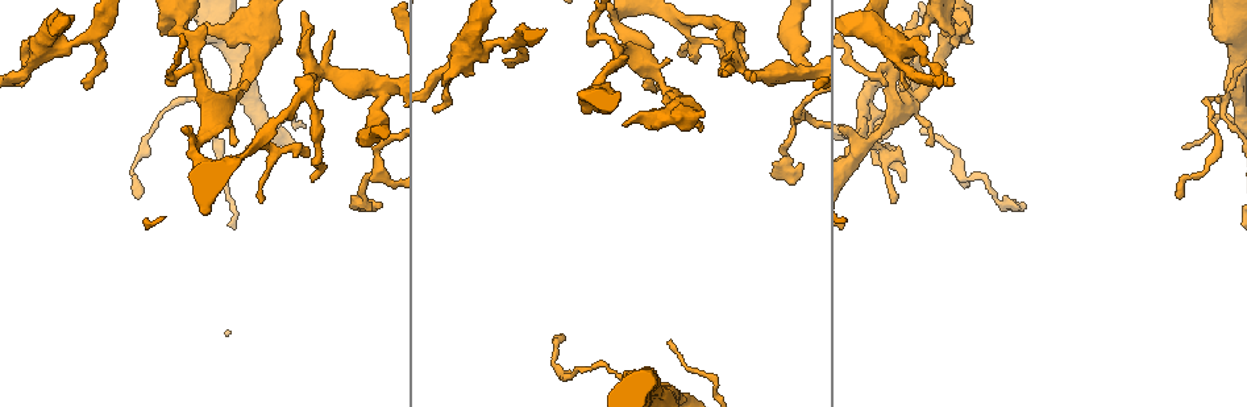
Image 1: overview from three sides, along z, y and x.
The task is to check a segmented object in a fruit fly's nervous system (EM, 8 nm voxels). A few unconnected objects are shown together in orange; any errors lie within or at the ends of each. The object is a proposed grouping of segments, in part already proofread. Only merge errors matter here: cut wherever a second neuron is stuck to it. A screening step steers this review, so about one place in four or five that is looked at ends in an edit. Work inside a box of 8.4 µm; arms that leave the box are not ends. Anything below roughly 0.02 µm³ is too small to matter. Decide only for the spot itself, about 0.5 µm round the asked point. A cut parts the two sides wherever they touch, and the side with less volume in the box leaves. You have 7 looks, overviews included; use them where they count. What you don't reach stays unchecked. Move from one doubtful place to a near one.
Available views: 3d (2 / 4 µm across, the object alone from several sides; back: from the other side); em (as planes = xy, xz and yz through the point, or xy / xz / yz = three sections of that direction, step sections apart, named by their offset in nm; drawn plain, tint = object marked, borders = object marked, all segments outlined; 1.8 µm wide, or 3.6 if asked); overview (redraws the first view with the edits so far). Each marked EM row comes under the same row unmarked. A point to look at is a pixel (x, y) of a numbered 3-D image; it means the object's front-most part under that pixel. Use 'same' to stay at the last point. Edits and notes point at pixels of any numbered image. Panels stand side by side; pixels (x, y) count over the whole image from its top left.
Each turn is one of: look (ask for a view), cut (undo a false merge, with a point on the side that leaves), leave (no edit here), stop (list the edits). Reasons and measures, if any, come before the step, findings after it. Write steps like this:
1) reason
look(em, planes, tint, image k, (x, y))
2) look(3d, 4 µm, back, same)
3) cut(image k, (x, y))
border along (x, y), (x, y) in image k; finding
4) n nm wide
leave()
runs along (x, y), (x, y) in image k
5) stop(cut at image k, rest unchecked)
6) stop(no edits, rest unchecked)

three-way junction
look(em, yz, step 4, tint, image 1, (672, 18))

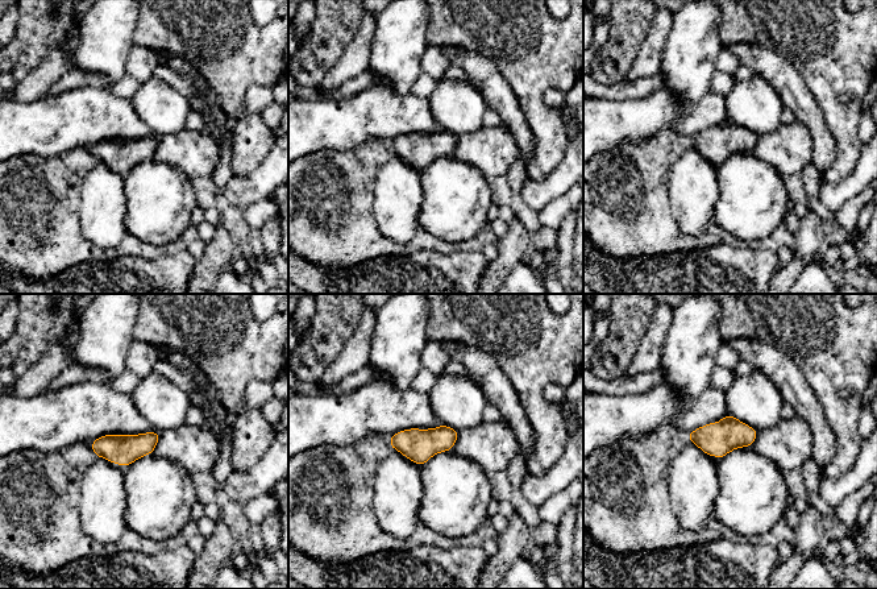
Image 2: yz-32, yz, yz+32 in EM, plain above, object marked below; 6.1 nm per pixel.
leave()
one neuron here

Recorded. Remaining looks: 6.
look(3d, 4 µm, image 1, (256, 36))

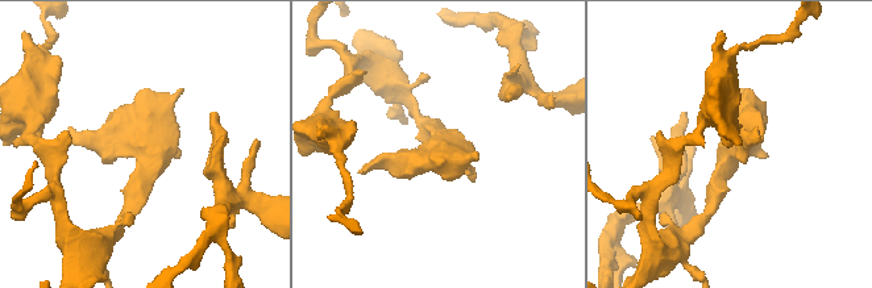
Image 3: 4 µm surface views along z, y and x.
look(em, planes, tint, image 3, (143, 145))

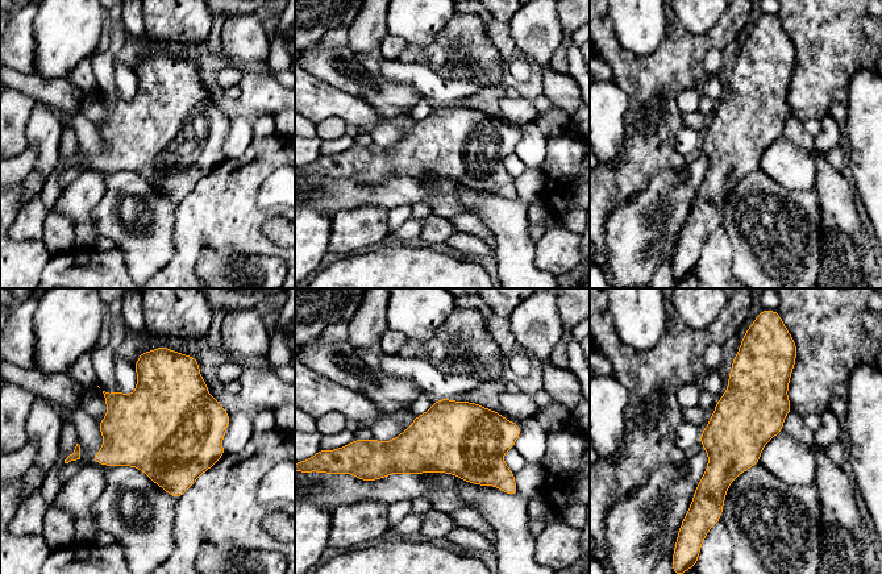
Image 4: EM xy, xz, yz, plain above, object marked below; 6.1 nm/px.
leave()
one neuron here

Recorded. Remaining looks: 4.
sharp bend
look(3d, 4 µm, image 1, (1225, 100))

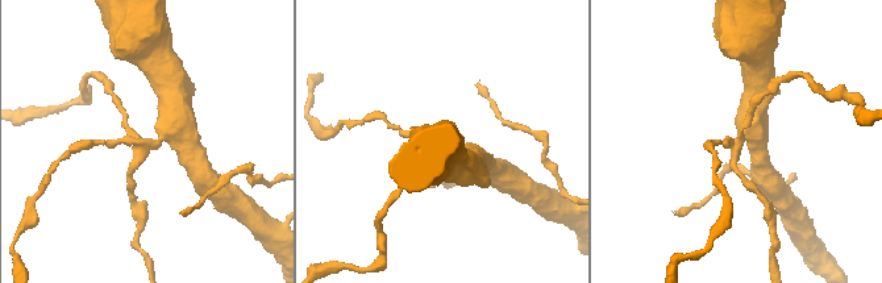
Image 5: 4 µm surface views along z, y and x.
look(em, planes, tint, image 5, (737, 144))

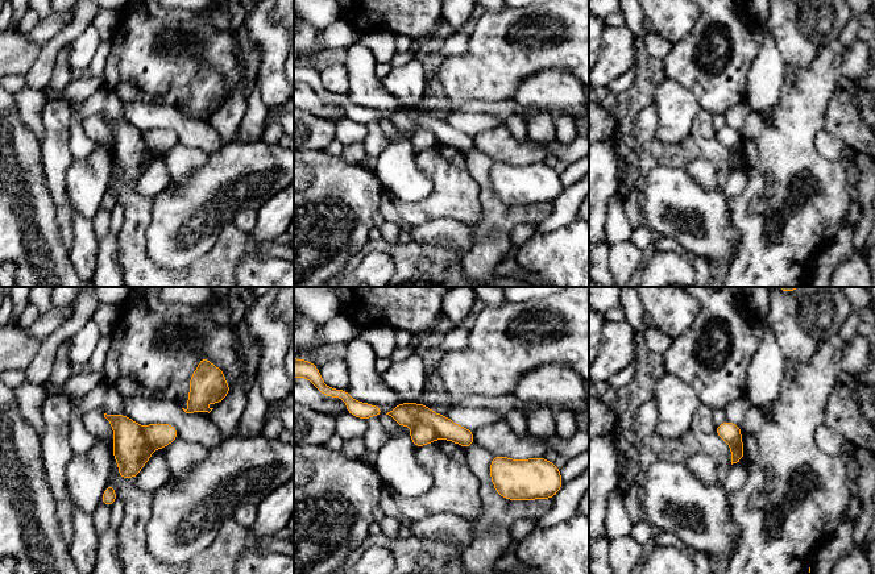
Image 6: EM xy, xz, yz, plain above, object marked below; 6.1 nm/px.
120 nm wide
cut(image 6, (422, 435))
border along (415, 424), (428, 424), (439, 437) in image 6; a second neuron is stuck on

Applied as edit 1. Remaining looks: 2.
stop(cut at image 6, rest unchecked)

